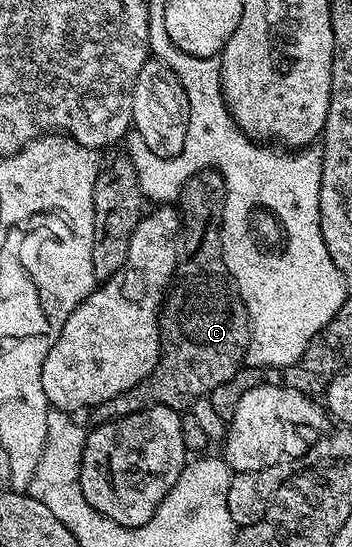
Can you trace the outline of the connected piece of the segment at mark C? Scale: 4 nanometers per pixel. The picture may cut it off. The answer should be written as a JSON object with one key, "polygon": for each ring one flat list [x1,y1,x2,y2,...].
{"polygon":[[204,168,196,172,181,188,179,211,183,225,183,251,177,261,177,270,172,284,165,293,165,302,161,305,161,357,147,378,143,378,131,390,111,398,92,409,92,423,105,424,108,420,123,418,135,414,144,408,167,406,185,410,193,401,208,397,215,386,226,386,245,362,251,343,251,325,234,285,231,283,225,264,221,260,221,238,219,221,225,208,225,180,216,168]]}

